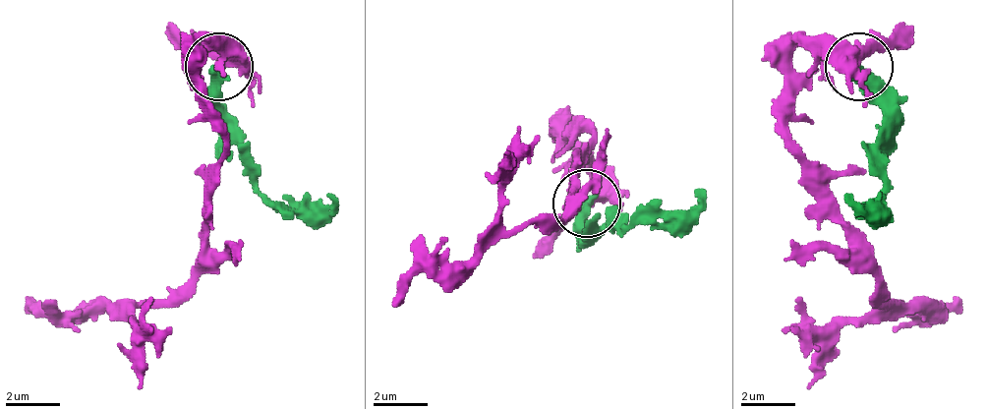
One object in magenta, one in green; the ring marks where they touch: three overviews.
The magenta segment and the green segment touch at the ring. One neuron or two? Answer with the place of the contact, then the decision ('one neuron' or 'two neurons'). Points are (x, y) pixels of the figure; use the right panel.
at (859, 66); two neurons

